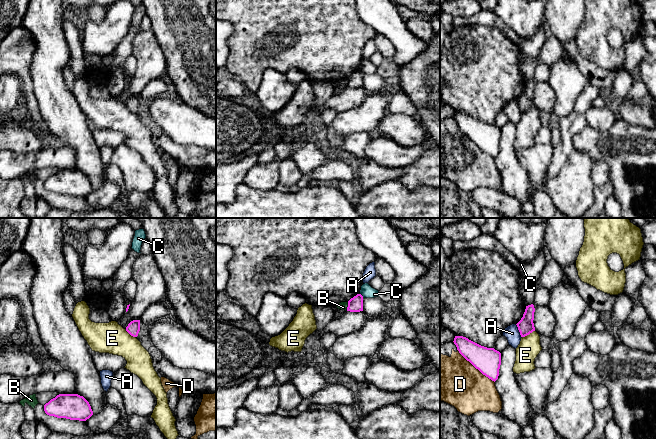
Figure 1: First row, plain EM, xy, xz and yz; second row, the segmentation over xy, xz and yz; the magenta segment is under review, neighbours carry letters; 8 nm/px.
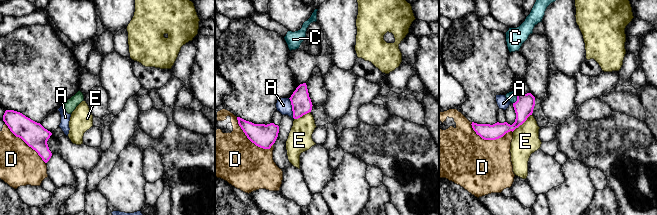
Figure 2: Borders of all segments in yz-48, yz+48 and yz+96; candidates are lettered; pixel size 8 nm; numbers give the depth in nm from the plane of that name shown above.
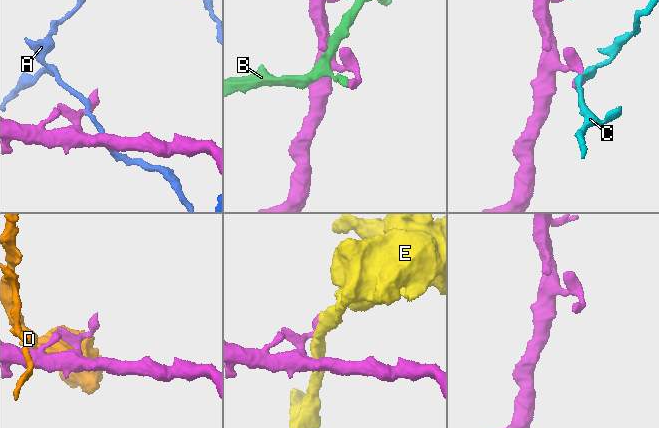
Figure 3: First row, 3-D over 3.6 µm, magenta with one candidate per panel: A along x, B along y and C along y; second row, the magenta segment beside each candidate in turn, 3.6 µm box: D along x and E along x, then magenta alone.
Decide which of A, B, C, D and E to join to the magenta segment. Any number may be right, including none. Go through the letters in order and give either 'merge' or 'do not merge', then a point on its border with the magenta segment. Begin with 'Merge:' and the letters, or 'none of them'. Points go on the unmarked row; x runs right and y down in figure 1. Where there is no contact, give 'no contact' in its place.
Merge: none of them
A: do not merge | yz (519, 107)
B: do not merge | xz (348, 82)
C: do not merge | xz (361, 71)
D: do not merge | yz (475, 143)
E: do not merge | yz (528, 110)

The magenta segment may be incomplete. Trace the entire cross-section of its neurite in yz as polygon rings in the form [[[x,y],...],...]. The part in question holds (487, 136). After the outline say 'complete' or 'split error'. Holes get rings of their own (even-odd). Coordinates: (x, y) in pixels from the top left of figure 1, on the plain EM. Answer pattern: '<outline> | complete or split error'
[[[455,112],[453,118],[459,129],[483,151],[494,158],[498,155],[501,141],[499,127],[481,122],[463,112]]] | complete

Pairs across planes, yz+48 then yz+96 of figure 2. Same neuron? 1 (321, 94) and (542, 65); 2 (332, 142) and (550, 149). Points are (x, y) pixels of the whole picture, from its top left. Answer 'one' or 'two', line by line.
1: one
2: one

